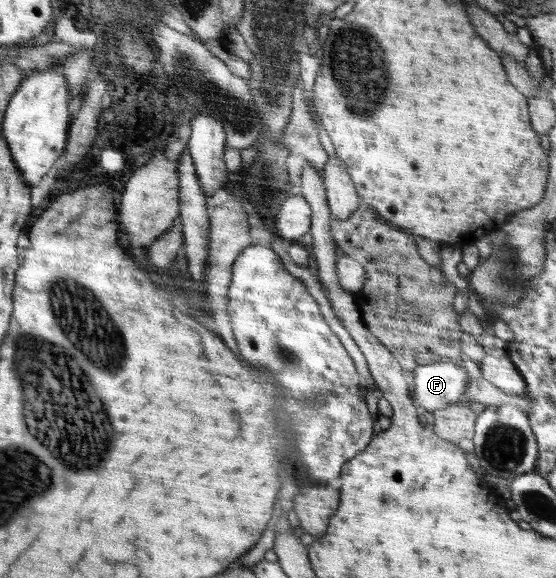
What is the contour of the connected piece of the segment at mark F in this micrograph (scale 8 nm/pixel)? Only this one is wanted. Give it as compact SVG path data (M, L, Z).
M451 359L422 364L415 368L413 374L415 393L411 402L426 415L455 403L468 386L466 369Z

